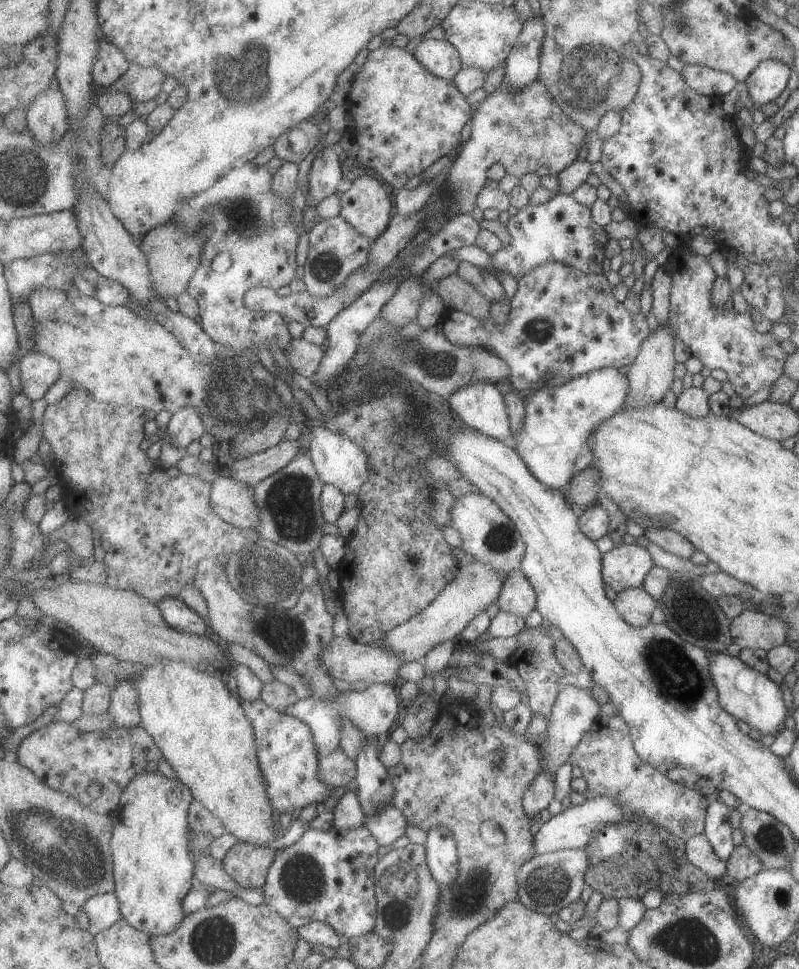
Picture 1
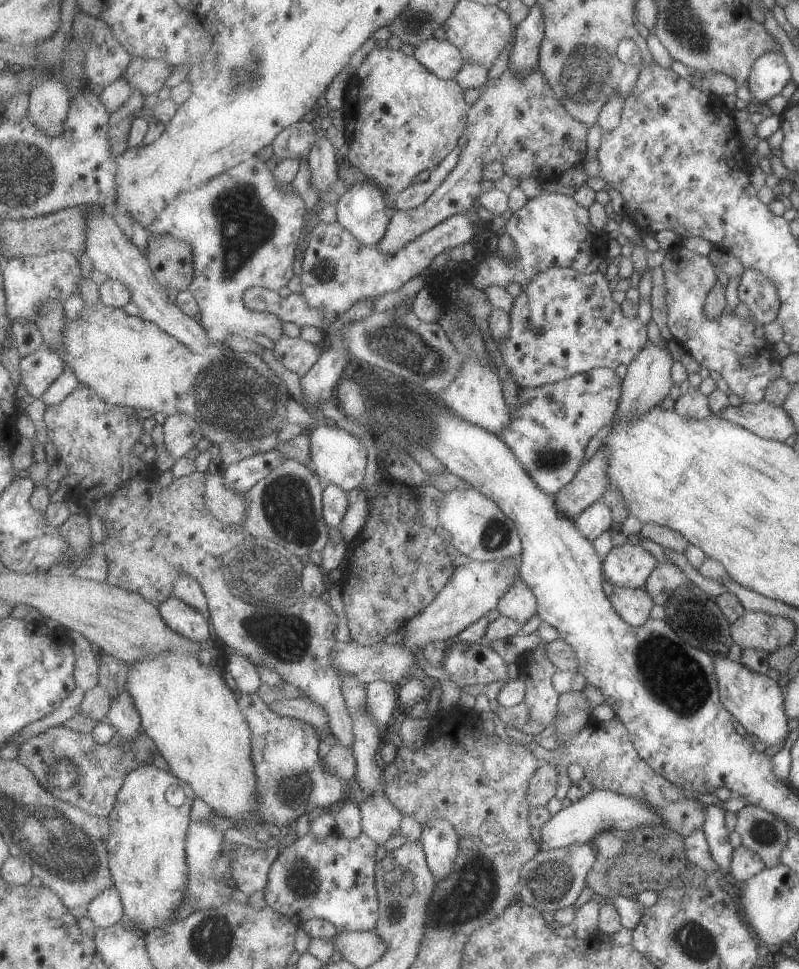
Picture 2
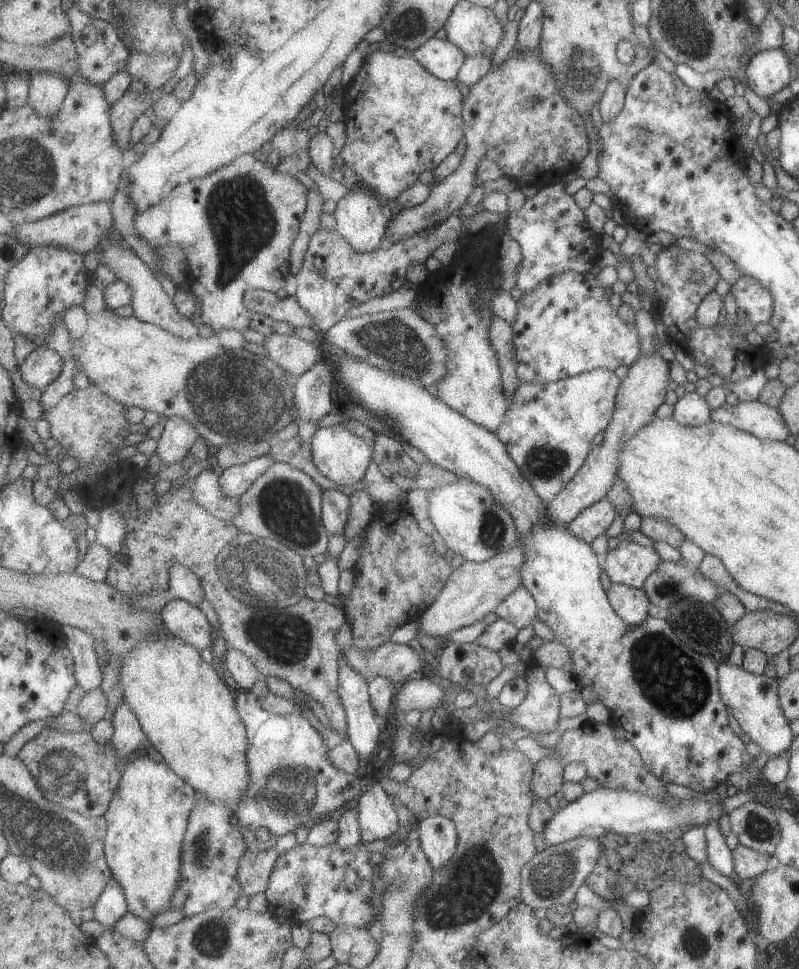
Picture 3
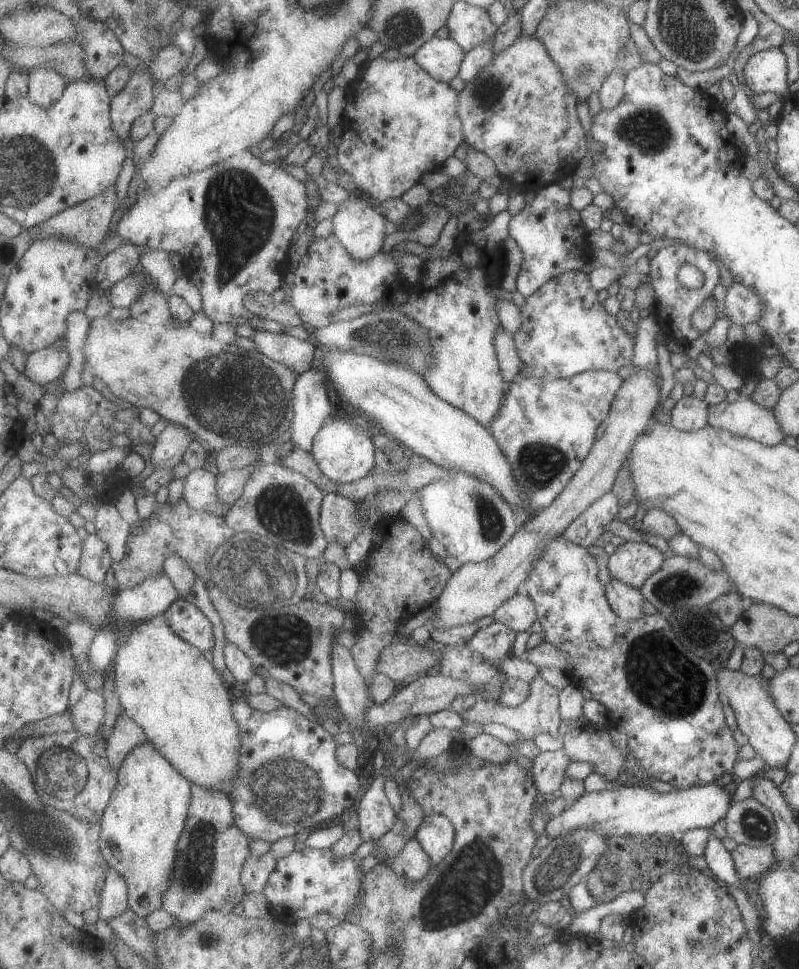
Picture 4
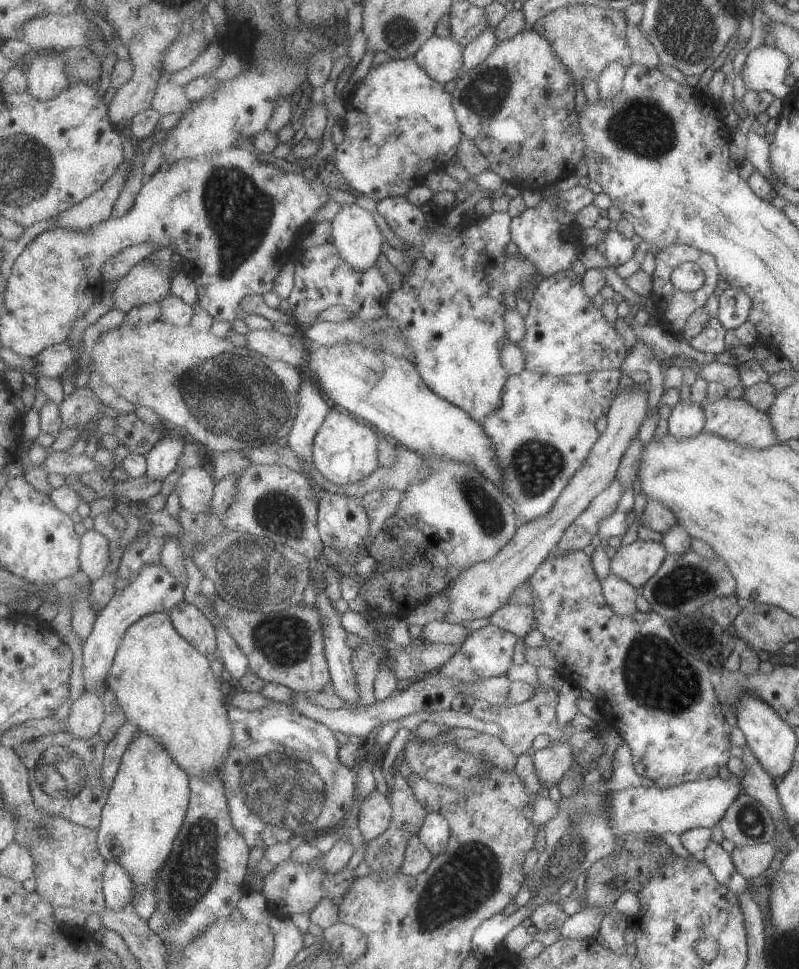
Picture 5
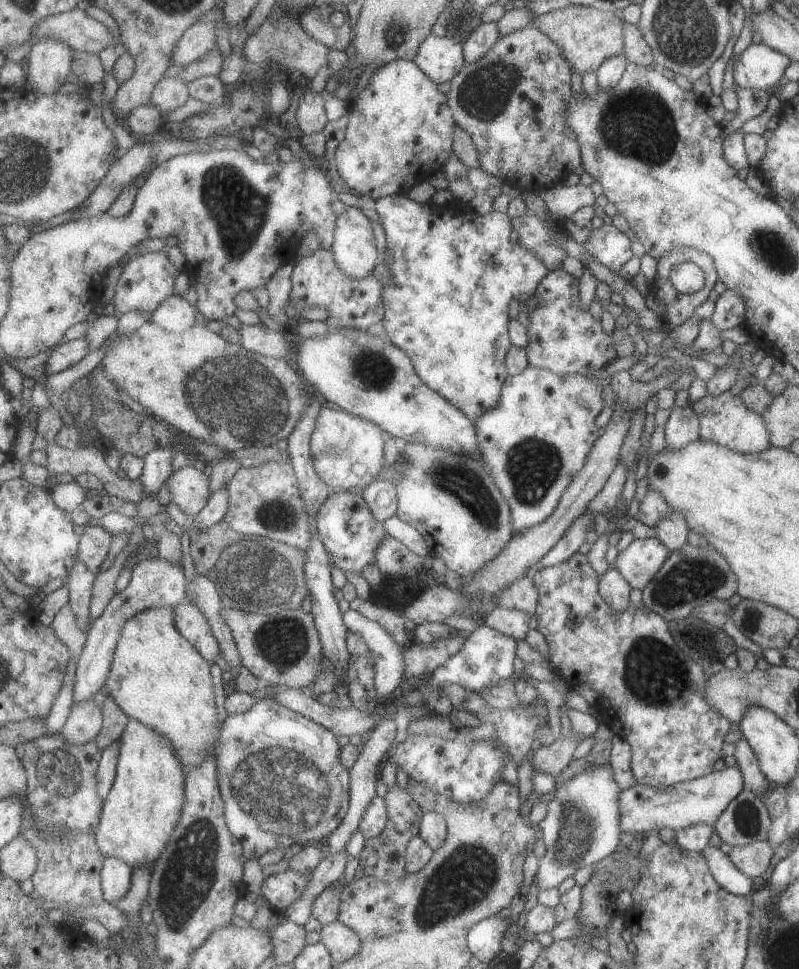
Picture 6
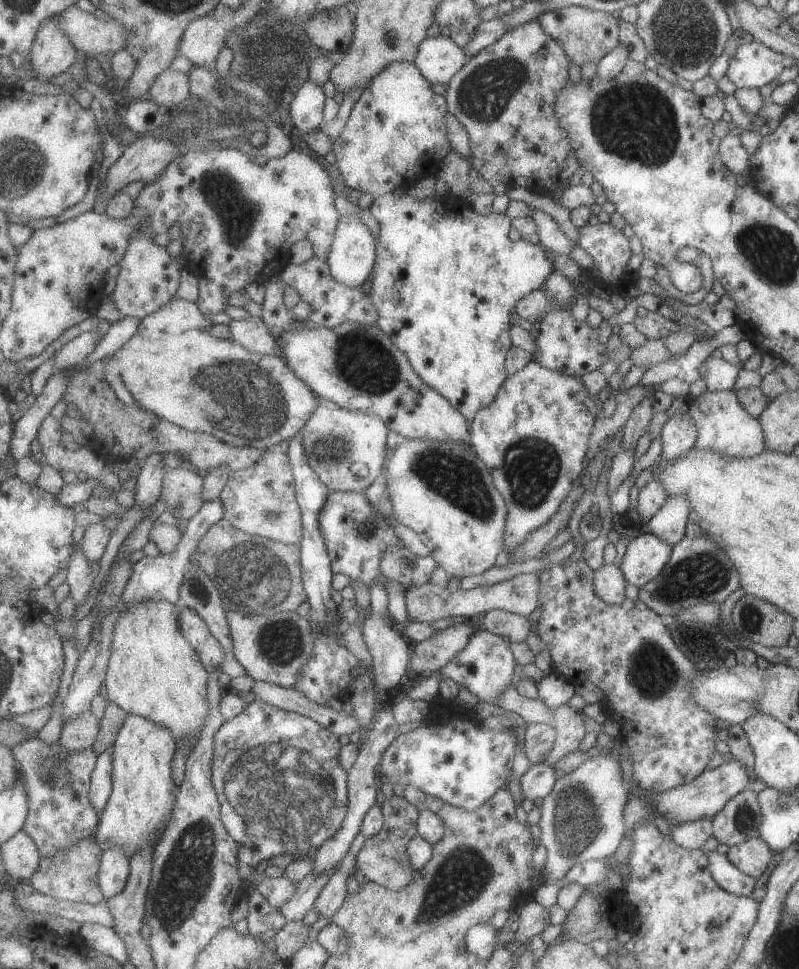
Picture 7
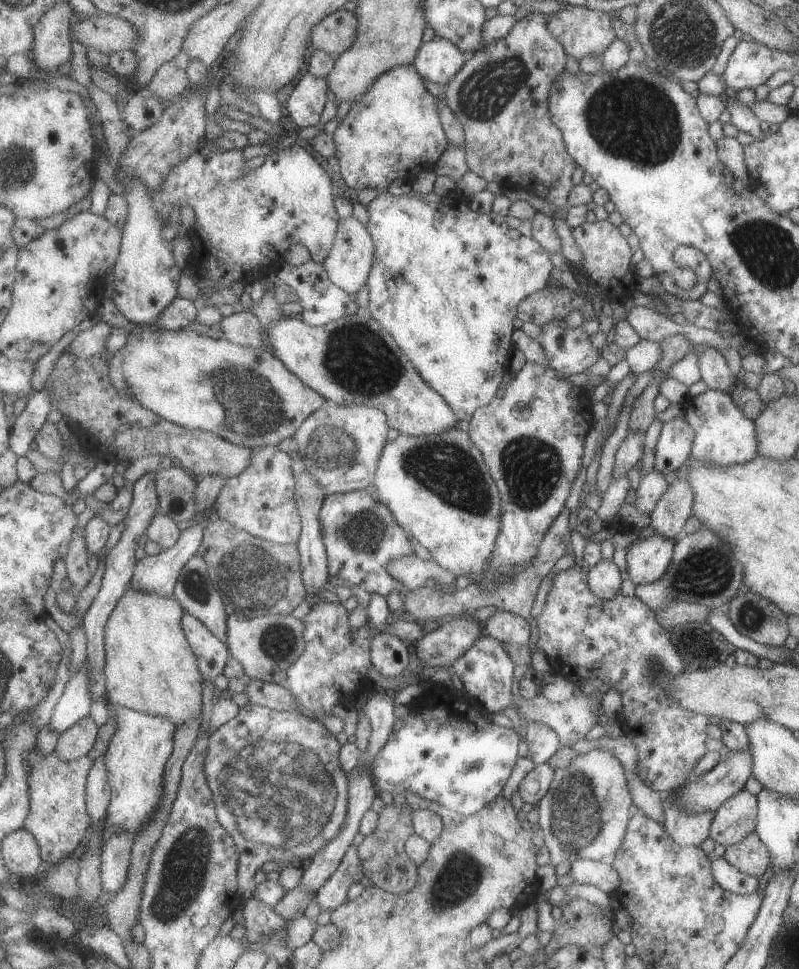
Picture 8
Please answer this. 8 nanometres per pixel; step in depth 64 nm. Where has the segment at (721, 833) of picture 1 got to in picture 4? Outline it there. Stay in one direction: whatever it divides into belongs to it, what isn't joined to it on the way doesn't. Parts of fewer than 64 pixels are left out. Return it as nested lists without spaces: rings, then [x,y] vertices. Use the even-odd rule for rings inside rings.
[[[712,829],[703,855],[710,870],[715,874],[714,878],[718,878],[726,886],[743,887],[744,881],[736,870],[732,853],[724,847],[722,839],[718,838]]]

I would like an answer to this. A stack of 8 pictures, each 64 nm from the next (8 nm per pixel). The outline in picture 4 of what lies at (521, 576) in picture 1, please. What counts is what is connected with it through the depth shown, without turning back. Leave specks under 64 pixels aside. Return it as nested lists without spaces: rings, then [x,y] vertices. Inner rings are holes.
[[[523,589],[516,597],[504,602],[494,616],[496,622],[503,622],[522,632],[529,631],[536,624],[536,620],[539,620],[539,610],[536,601]]]

